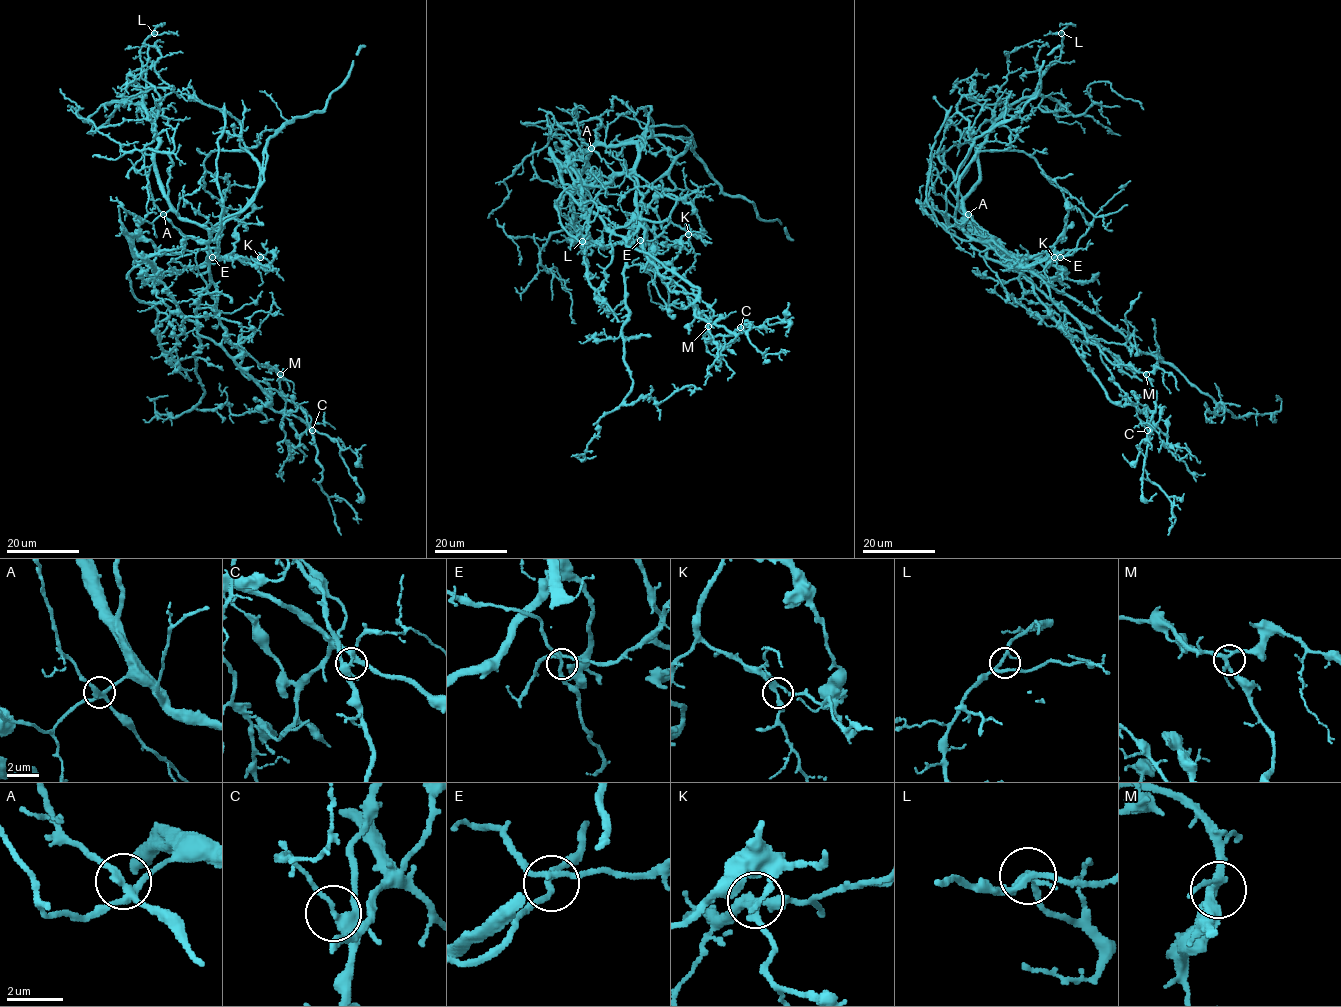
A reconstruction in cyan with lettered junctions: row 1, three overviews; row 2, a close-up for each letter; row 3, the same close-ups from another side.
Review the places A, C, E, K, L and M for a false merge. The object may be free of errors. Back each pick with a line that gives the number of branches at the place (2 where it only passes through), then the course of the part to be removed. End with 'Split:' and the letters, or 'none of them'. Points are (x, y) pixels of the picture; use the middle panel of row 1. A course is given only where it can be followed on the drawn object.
A: Branches: 4. Course of the part to remove: (591, 147), (635, 178), (643, 250), (706, 316), (710, 336), (749, 323), (758, 350), (786, 353)
Split: A

